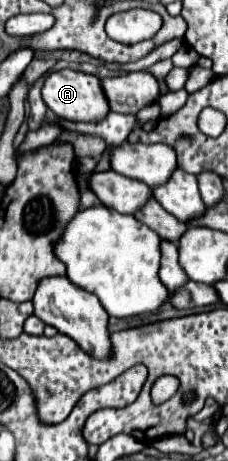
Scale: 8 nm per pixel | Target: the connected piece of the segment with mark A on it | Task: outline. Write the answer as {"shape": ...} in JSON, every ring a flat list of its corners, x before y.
{"shape":[[63,69,63,71,55,71,45,79,43,85,43,99,47,103,47,107,59,115,61,119,67,121,83,121,83,123,99,123,109,115,109,101,103,93,101,81,95,75,89,73,81,73,81,71,71,71,71,69]]}

